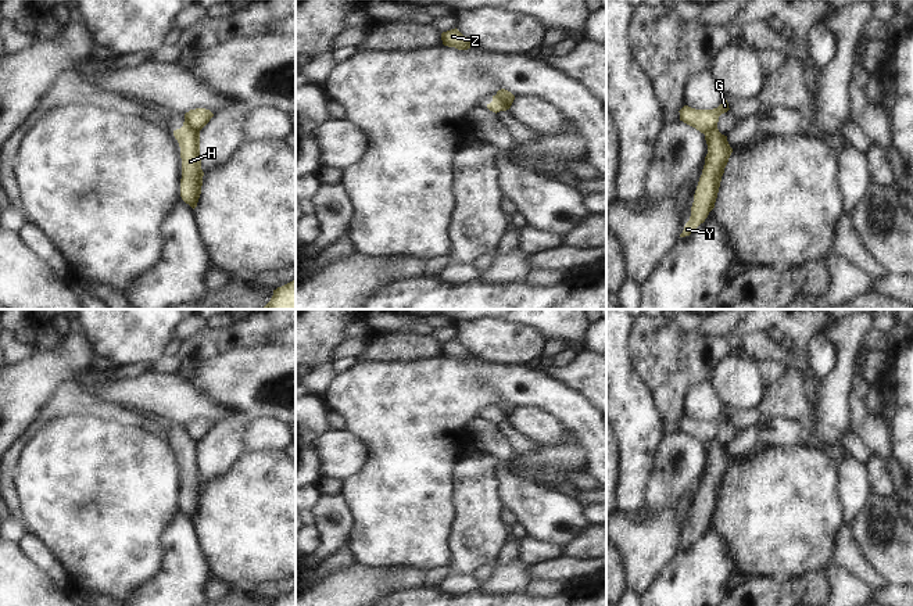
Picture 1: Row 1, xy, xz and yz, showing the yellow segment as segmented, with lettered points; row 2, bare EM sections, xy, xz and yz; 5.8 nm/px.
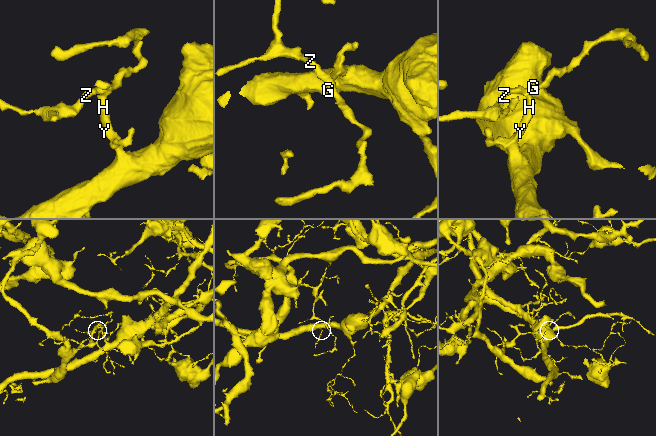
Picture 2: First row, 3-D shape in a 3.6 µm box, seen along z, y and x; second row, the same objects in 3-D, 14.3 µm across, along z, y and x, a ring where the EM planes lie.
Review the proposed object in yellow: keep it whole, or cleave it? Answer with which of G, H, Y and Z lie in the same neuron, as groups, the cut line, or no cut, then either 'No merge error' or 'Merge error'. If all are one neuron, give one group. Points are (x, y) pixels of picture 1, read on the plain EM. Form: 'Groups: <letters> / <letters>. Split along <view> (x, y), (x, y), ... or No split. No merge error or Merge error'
Groups: G Z / H Y. Split along xy (185, 429), (199, 443). Merge error.

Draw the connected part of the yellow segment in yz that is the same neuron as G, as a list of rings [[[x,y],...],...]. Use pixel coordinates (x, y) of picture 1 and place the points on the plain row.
[[[726,410],[717,419],[713,420],[695,420],[688,416],[684,416],[679,423],[680,431],[705,445],[708,441],[717,438],[719,427],[727,423],[728,420],[728,413]]]

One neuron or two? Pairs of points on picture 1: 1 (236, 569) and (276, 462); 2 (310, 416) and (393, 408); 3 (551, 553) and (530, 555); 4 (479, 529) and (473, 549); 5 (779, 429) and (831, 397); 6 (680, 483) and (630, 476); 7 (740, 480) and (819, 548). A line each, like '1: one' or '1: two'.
1: one
2: two
3: one
4: one
5: two
6: two
7: one

